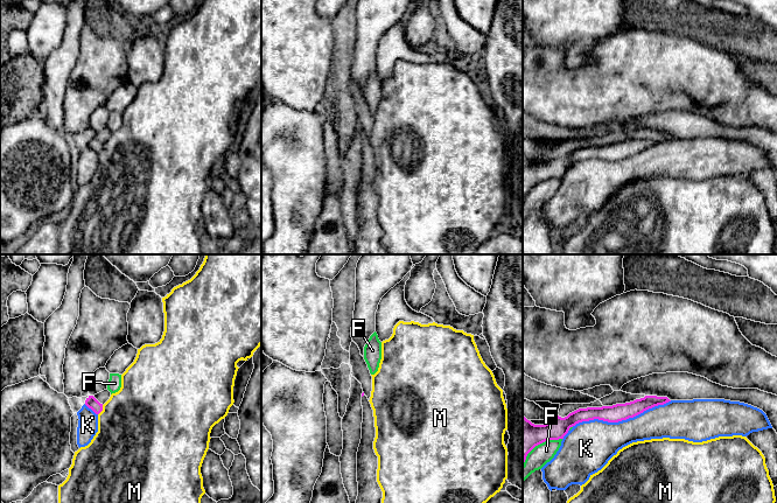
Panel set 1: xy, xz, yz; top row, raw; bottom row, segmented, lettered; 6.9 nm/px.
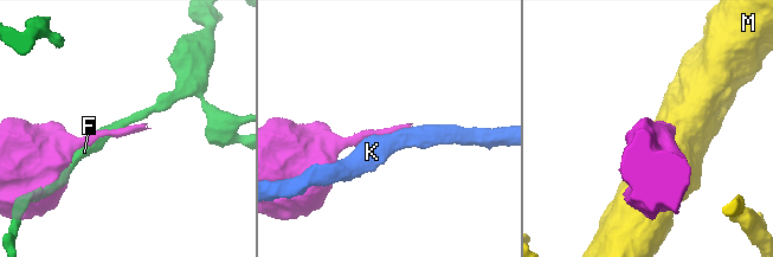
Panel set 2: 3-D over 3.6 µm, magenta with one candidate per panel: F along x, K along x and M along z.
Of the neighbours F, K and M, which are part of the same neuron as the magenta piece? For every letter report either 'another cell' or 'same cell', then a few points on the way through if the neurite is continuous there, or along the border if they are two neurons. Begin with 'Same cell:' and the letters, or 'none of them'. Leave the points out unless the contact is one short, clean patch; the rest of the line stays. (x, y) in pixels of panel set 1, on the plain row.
Same cell: none of them
F: another cell
K: another cell
M: another cell

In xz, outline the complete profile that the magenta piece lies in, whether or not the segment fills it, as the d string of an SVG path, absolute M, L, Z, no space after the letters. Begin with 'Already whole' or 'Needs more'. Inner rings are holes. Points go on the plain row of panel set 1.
Needs more. M362 132L362 177L357 190L358 235L357 254L388 254L382 244L383 230L377 221L378 195L373 188L376 176L373 148L368 135Z

